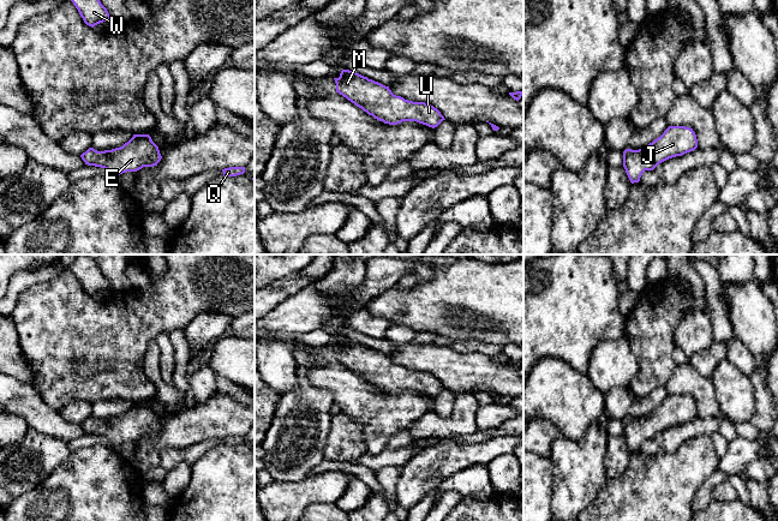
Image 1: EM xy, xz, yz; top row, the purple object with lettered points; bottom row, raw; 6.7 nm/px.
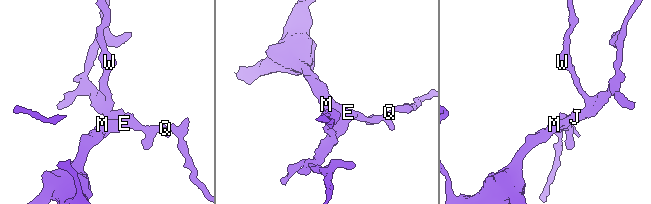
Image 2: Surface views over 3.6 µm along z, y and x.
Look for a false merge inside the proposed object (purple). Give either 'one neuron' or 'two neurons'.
one neuron

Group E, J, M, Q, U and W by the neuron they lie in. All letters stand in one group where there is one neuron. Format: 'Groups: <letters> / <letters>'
Groups: E J M Q U W

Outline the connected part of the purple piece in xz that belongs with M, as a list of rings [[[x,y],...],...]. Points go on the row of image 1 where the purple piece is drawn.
[[[342,70],[340,77],[334,79],[336,92],[384,124],[397,125],[402,121],[417,121],[435,128],[445,120],[433,106],[396,96],[389,86],[357,72]]]

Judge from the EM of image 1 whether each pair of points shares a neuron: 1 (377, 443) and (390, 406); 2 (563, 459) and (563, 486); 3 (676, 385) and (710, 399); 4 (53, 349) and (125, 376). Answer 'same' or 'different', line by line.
1: same
2: same
3: same
4: same

